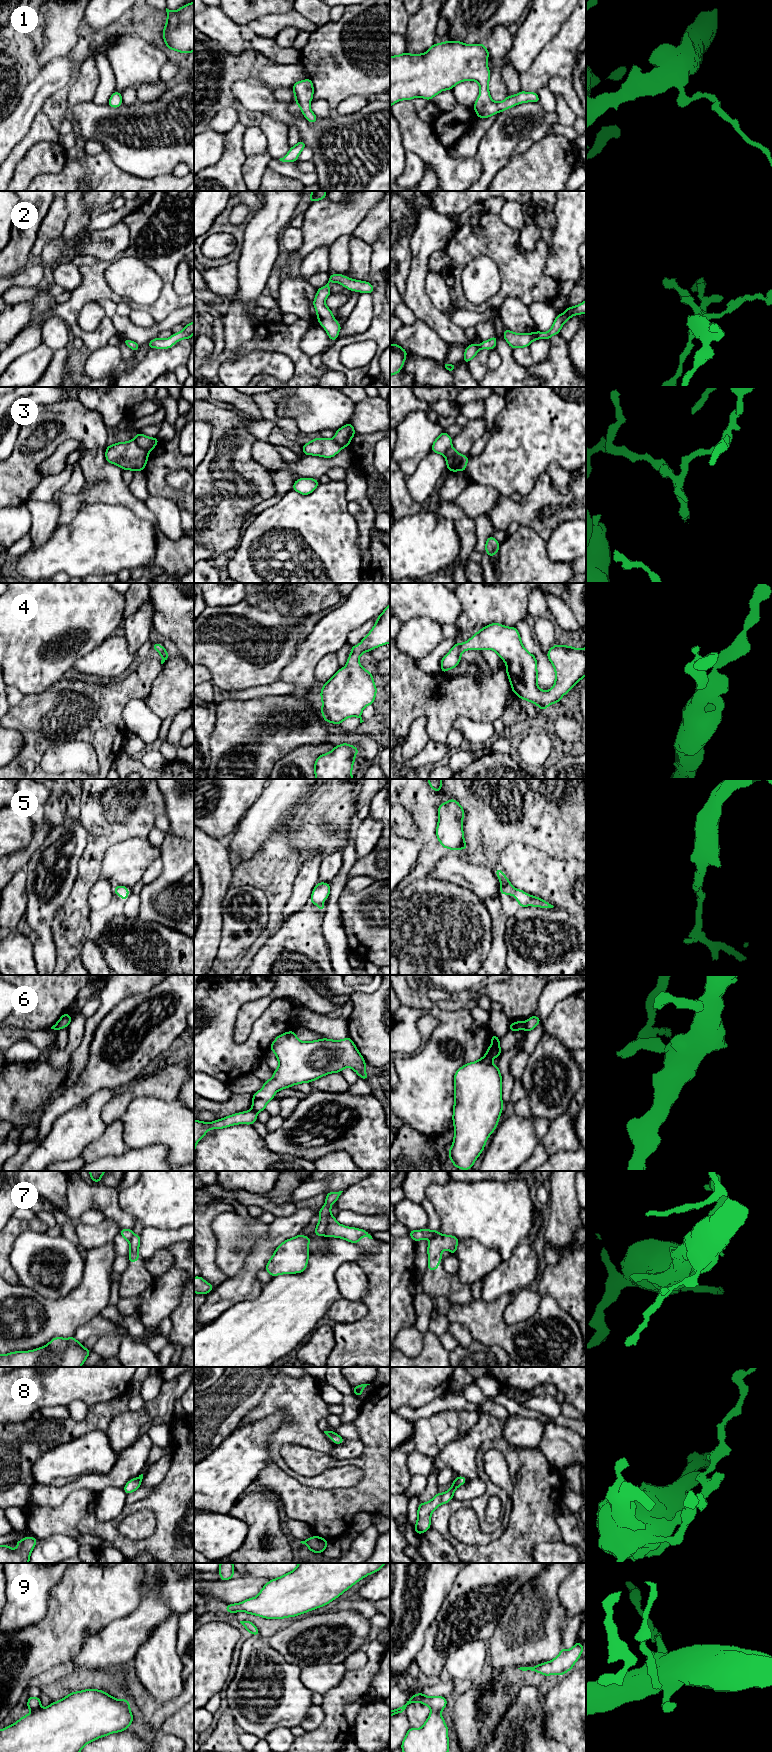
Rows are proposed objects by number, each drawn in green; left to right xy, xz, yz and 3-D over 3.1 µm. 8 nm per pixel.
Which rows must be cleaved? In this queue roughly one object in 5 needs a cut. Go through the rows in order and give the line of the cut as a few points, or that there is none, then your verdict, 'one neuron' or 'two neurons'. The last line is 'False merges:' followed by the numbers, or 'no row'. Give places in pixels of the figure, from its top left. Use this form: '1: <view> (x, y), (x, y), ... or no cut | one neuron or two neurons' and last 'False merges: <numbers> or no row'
1: no cut | one neuron
2: no cut | one neuron
3: xy (134, 439), (147, 453) | two neurons
4: no cut | one neuron
5: no cut | one neuron
6: yz (526, 1022), (524, 1029) | two neurons
7: xz (330, 1214), (324, 1235) | two neurons
8: no cut | one neuron
9: yz (431, 1709), (440, 1711) | two neurons
False merges: 3, 6, 7, 9

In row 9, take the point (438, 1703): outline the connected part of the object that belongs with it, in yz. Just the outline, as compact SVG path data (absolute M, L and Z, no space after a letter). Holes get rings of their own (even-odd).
M417 1693L410 1697L405 1705L397 1709L390 1710L390 1717L398 1713L404 1713L406 1707L414 1702L420 1702L421 1704L427 1705L431 1710L434 1709L442 1711L447 1705L447 1698L442 1696L428 1697L424 1693Z

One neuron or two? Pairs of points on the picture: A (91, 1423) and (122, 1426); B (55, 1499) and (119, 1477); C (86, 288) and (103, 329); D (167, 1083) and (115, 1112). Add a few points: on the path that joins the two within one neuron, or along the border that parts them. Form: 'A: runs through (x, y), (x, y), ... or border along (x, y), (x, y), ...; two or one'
A: border along (126, 1410), (118, 1413), (105, 1431); two
B: runs through (71, 1487), (82, 1482), (103, 1481); one
C: runs through (74, 305), (72, 324), (86, 335); one
D: runs through (153, 1084), (134, 1090), (126, 1098); one

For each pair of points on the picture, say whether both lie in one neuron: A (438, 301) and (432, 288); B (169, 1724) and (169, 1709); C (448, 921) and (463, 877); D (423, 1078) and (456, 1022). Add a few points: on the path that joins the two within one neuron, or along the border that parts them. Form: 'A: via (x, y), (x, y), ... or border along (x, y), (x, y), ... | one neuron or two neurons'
A: via (438, 298), (438, 294), (435, 291) | one neuron
B: border along (183, 1705), (165, 1720), (160, 1729) | two neurons
C: border along (438, 878), (468, 888), (480, 899) | two neurons
D: via (435, 1064), (435, 1041), (442, 1036) | one neuron

